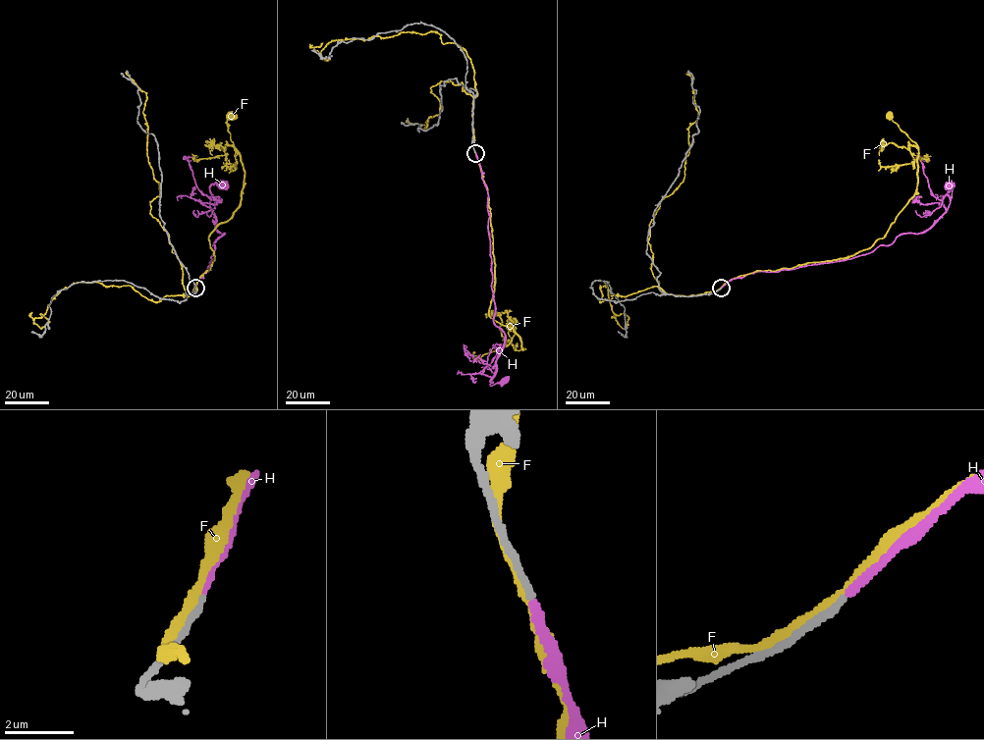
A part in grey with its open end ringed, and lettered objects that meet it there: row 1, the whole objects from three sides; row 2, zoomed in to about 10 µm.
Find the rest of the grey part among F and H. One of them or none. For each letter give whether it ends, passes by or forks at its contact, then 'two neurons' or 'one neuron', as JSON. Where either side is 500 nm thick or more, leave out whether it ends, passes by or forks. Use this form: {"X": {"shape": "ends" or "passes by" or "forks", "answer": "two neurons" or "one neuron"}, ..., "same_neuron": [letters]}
{"F": {"shape": "passes by", "answer": "two neurons"}, "H": {"shape": "ends", "answer": "one neuron"}, "same_neuron": ["H"]}

